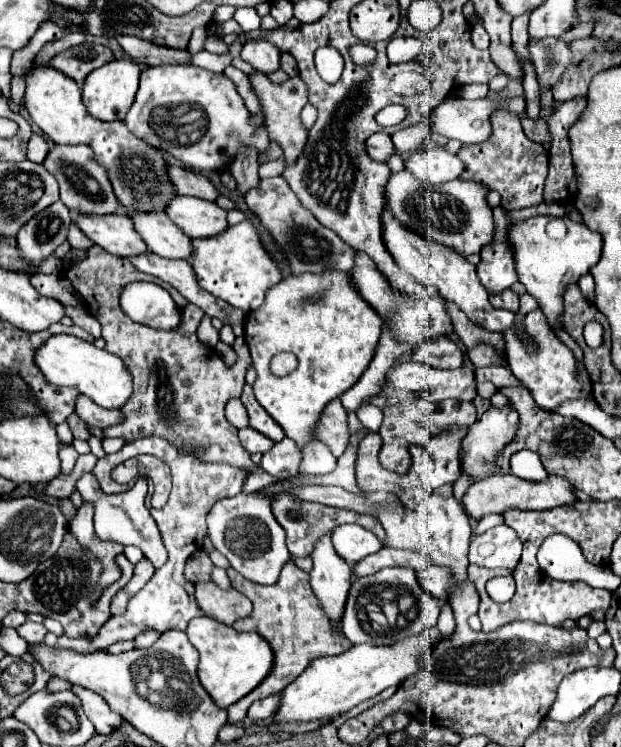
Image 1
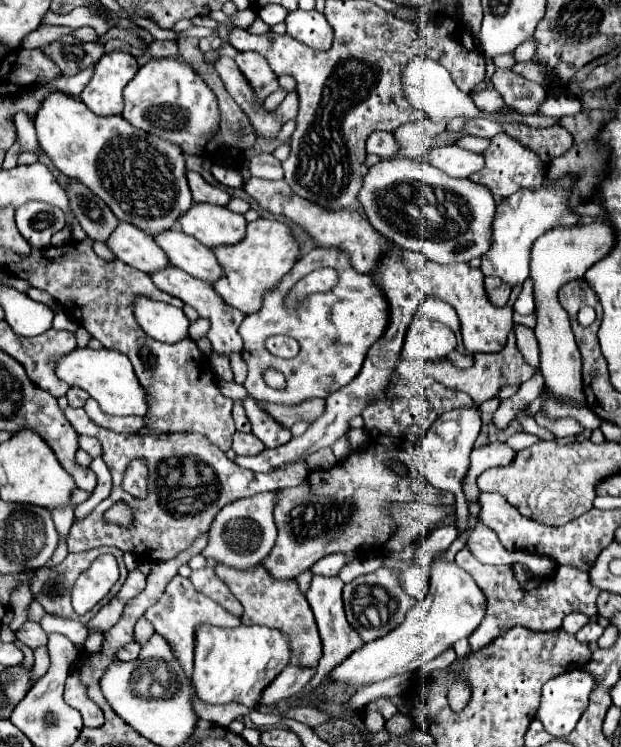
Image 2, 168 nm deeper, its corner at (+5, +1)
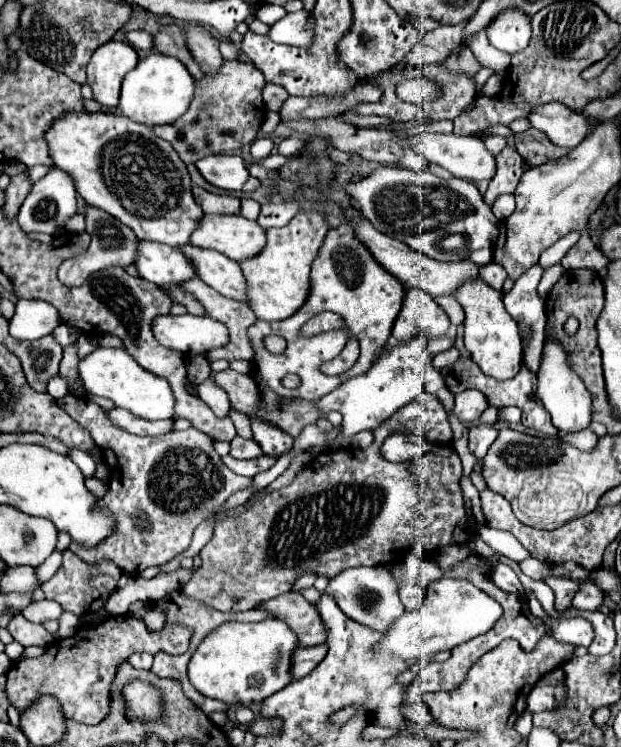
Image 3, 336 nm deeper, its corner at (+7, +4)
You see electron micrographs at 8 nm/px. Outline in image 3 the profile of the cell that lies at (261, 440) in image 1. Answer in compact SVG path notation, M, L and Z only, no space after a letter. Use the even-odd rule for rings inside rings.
M235 436L231 440L231 456L237 460L253 460L253 458L259 458L261 454L263 450L255 440L245 440L241 436Z

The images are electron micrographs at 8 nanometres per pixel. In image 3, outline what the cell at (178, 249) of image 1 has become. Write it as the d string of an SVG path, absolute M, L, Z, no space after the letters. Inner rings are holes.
M191 244L181 246L181 250L193 260L193 266L197 268L197 276L209 284L219 294L237 300L247 302L247 284L241 266L235 260L229 260L227 256L221 256L219 252L195 248Z

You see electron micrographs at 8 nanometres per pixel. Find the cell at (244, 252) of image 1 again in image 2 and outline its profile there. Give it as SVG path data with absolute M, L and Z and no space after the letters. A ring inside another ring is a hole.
M261 217L253 223L247 223L247 233L239 243L219 245L213 249L213 253L223 269L221 277L213 283L213 289L227 305L237 307L247 315L261 307L263 291L275 287L281 277L295 265L299 247L285 223Z

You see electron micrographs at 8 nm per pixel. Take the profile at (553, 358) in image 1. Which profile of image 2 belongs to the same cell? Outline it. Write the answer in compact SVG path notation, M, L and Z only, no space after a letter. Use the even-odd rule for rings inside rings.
M527 279L523 283L523 291L519 295L519 299L515 301L515 311L521 315L531 315L535 311L533 307L533 291L531 291L531 279Z

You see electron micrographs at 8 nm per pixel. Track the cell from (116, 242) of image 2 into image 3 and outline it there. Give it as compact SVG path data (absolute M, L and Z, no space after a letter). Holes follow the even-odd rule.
M139 242L135 266L141 278L159 284L163 288L173 284L183 284L197 276L193 264L181 252L181 248L157 242Z

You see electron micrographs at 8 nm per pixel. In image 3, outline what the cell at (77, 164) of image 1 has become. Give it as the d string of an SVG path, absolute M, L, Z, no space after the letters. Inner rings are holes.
M87 206L85 220L87 220L87 234L91 236L91 244L89 244L87 252L81 254L81 256L75 256L73 260L65 260L59 266L59 280L67 286L83 284L89 278L89 274L93 274L101 268L109 268L109 266L127 268L131 264L135 264L133 260L137 258L137 236L133 234L131 228L121 224L117 218L105 214L97 208L89 208L89 206Z

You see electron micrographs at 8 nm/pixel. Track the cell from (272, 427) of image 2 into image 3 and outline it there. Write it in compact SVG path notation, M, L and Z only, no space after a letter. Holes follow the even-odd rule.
M251 420L251 428L253 428L253 438L255 442L261 446L261 450L269 456L279 458L281 454L289 452L293 446L293 438L287 436L285 432L281 432L279 428L265 424L261 420Z

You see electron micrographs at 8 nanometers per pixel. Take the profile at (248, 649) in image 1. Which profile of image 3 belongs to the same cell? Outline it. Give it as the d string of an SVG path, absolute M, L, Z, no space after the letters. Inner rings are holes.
M269 618L269 620L261 620L261 622L229 622L229 624L221 624L221 628L213 630L197 648L197 652L191 656L189 668L187 668L187 676L191 680L191 684L209 698L221 700L227 706L231 704L241 704L241 706L249 706L255 702L265 700L267 696L279 692L281 688L285 688L291 682L291 656L297 650L299 642L295 632L277 618Z

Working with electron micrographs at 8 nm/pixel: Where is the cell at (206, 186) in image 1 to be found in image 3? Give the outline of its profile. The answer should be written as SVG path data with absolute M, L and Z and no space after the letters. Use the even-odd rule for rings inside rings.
M193 188L193 196L205 214L239 214L241 208L241 200L235 196L217 196L203 188Z

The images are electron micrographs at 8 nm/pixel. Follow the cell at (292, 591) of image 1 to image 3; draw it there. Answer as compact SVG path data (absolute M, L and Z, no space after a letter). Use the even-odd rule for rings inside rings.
M299 592L281 594L263 604L281 620L285 620L299 638L299 646L317 646L327 640L327 628L313 604L309 604Z

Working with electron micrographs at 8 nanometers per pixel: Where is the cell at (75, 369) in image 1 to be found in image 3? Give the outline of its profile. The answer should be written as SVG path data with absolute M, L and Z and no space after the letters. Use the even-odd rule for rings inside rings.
M97 348L91 356L79 362L79 376L83 378L89 394L111 398L117 406L133 412L135 416L143 416L145 420L173 420L175 416L175 398L169 382L141 368L125 350Z

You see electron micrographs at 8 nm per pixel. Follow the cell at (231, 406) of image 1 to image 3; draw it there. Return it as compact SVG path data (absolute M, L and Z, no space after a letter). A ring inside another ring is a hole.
M231 412L231 420L233 420L233 424L235 424L235 428L237 428L237 434L239 434L241 438L245 438L245 440L251 440L251 438L253 438L251 422L249 422L249 418L247 418L245 414L241 414L241 412Z

